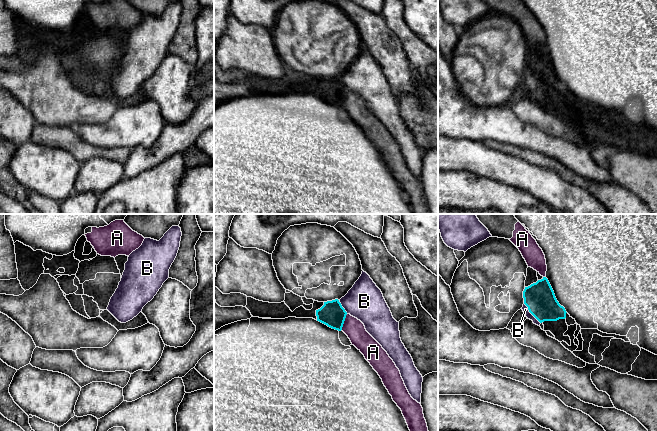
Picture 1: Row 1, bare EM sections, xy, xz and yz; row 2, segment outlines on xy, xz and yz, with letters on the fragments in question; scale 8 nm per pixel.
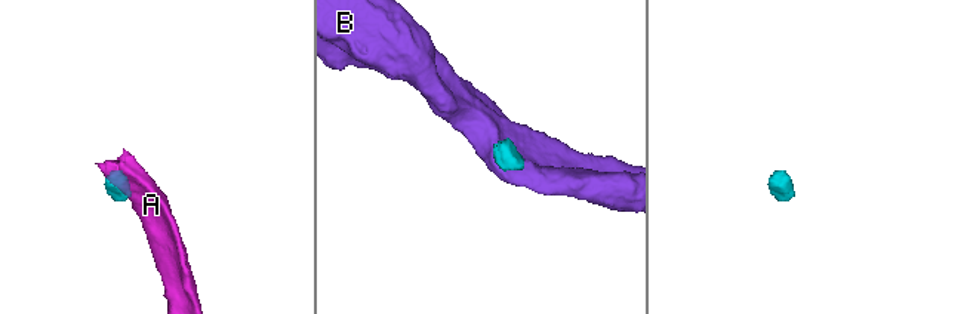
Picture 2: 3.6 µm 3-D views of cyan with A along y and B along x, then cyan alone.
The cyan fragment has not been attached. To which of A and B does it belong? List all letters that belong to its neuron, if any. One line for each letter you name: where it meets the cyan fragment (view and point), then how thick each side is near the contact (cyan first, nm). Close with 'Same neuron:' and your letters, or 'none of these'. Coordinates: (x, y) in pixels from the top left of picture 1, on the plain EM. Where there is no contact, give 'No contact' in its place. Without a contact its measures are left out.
Same neuron: none of these

